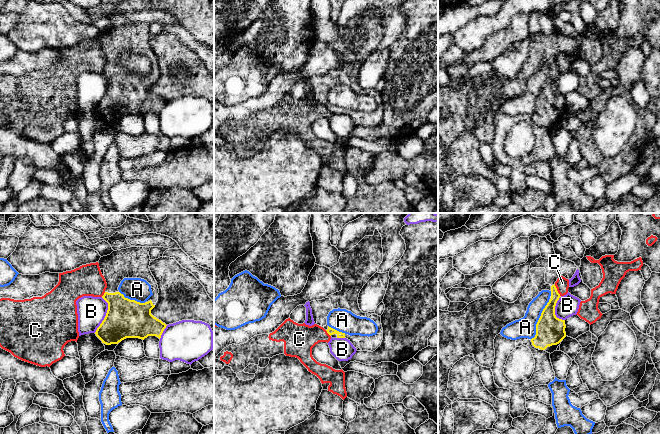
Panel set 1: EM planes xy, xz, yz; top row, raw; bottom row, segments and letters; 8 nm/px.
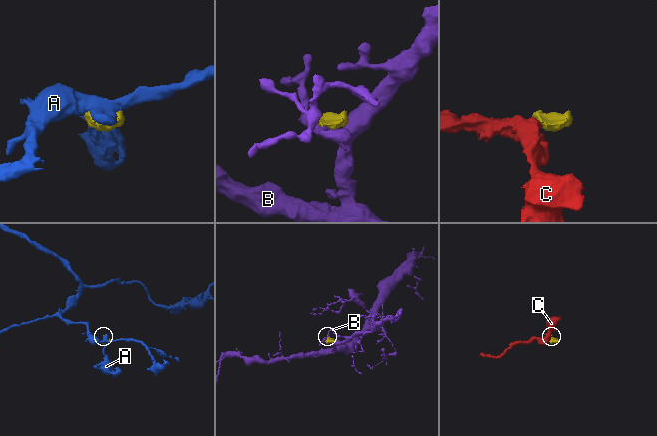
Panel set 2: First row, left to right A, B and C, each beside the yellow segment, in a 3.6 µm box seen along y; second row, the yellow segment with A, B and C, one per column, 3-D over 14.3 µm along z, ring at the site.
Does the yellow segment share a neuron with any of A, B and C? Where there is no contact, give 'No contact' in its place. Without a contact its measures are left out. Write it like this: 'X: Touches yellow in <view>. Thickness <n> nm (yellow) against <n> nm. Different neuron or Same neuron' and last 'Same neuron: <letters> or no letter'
A: Touches yellow in yz. Thickness 240 nm (yellow) against 160 nm. Different neuron
B: Touches yellow in xy. Thickness 320 nm (yellow) against 220 nm. Different neuron
C: Touches yellow in yz. Thickness 140 nm (yellow) against 110 nm. Different neuron
Same neuron: no letter

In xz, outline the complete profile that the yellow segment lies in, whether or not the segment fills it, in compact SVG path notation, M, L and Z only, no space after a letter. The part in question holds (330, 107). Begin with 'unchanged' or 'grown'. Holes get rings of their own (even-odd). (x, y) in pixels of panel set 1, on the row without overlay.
grown; M376 4L373 12L365 12L351 26L341 30L339 38L330 43L331 49L343 58L342 66L322 76L310 78L315 100L323 103L332 114L348 115L357 127L375 127L383 116L381 93L371 90L378 107L373 112L348 111L327 101L327 92L333 85L346 85L353 90L365 93L358 80L361 65L378 47L383 37L382 13Z

